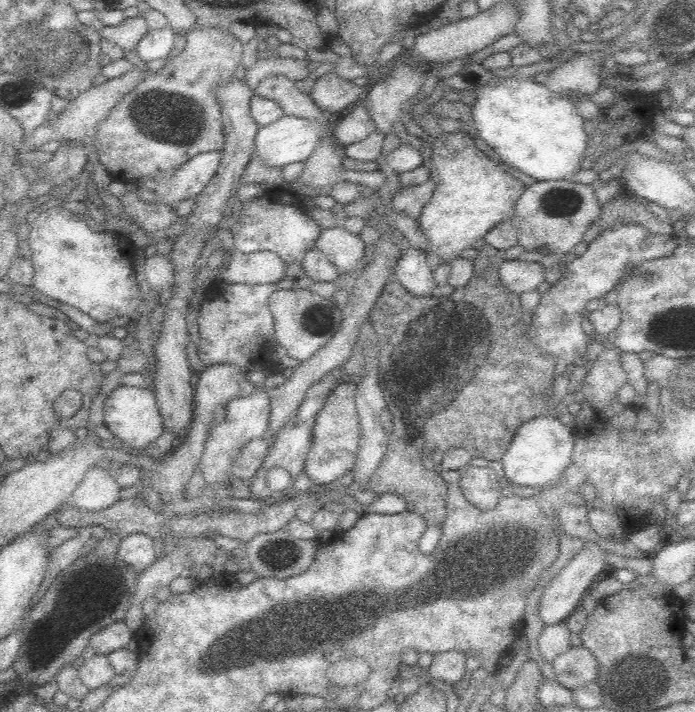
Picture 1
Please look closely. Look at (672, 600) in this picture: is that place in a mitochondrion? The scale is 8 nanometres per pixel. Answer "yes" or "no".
no

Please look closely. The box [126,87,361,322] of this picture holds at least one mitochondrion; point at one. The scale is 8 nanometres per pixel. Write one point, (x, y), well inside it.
(166, 123)

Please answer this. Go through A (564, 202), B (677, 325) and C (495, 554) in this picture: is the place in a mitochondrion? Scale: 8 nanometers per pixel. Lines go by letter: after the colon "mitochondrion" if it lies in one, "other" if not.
A: mitochondrion
B: mitochondrion
C: mitochondrion

